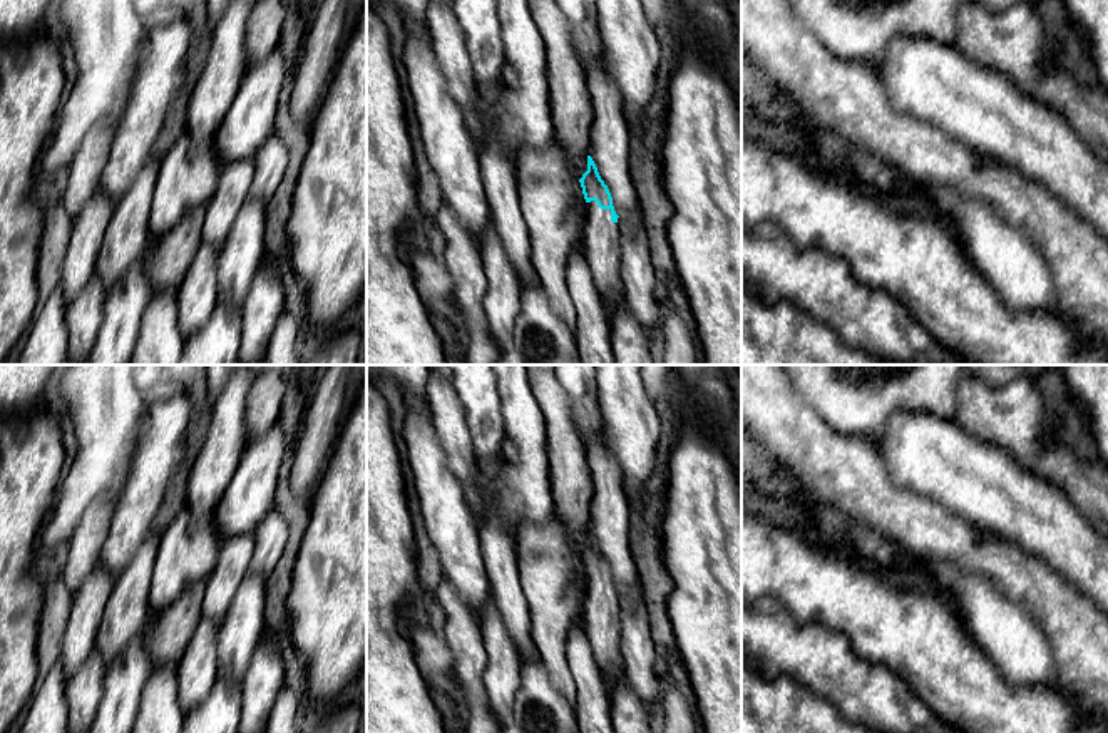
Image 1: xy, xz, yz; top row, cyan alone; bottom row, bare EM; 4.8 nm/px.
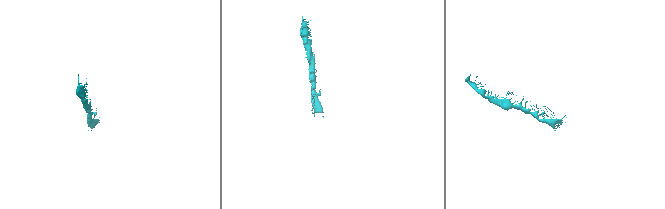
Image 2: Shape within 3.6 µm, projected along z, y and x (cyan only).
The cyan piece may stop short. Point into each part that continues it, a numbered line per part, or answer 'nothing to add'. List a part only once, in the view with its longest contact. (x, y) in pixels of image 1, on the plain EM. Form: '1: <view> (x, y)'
1: xz (601, 613)

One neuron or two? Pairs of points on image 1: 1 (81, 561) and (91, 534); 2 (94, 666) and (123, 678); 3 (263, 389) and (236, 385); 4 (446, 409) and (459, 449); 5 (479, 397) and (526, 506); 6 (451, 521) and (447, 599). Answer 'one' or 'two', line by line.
1: one
2: two
3: two
4: one
5: two
6: two

